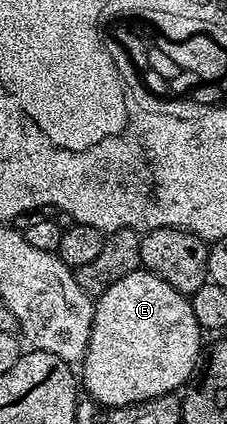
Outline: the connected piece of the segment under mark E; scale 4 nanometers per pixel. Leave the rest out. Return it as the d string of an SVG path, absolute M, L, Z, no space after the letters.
M141 268L130 272L130 276L122 276L122 280L114 280L114 284L110 284L110 288L106 288L106 292L102 292L102 296L95 299L92 331L88 341L88 350L84 353L82 363L82 369L84 369L84 378L82 374L83 389L84 386L88 389L87 397L91 401L109 408L113 406L136 406L139 402L149 402L151 398L157 398L163 394L176 394L196 370L196 361L200 359L202 349L200 337L202 337L202 331L198 320L194 320L194 308L185 295L178 293L174 288L170 288L170 284L166 284L166 280L154 276L149 270Z

